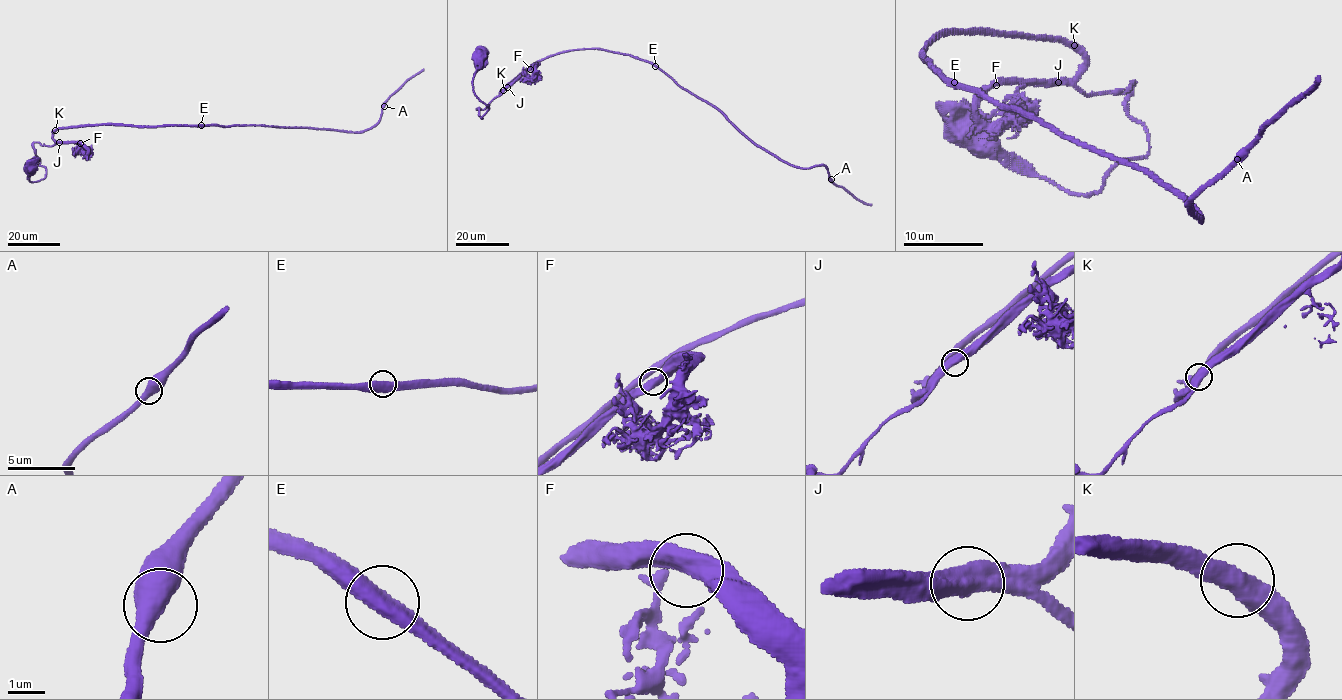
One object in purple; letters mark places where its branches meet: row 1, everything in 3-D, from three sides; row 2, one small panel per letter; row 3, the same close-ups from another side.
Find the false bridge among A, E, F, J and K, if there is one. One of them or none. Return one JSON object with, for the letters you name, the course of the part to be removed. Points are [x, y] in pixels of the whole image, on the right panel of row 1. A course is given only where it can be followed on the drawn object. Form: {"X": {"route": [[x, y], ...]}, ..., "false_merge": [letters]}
{"false_merge": []}

